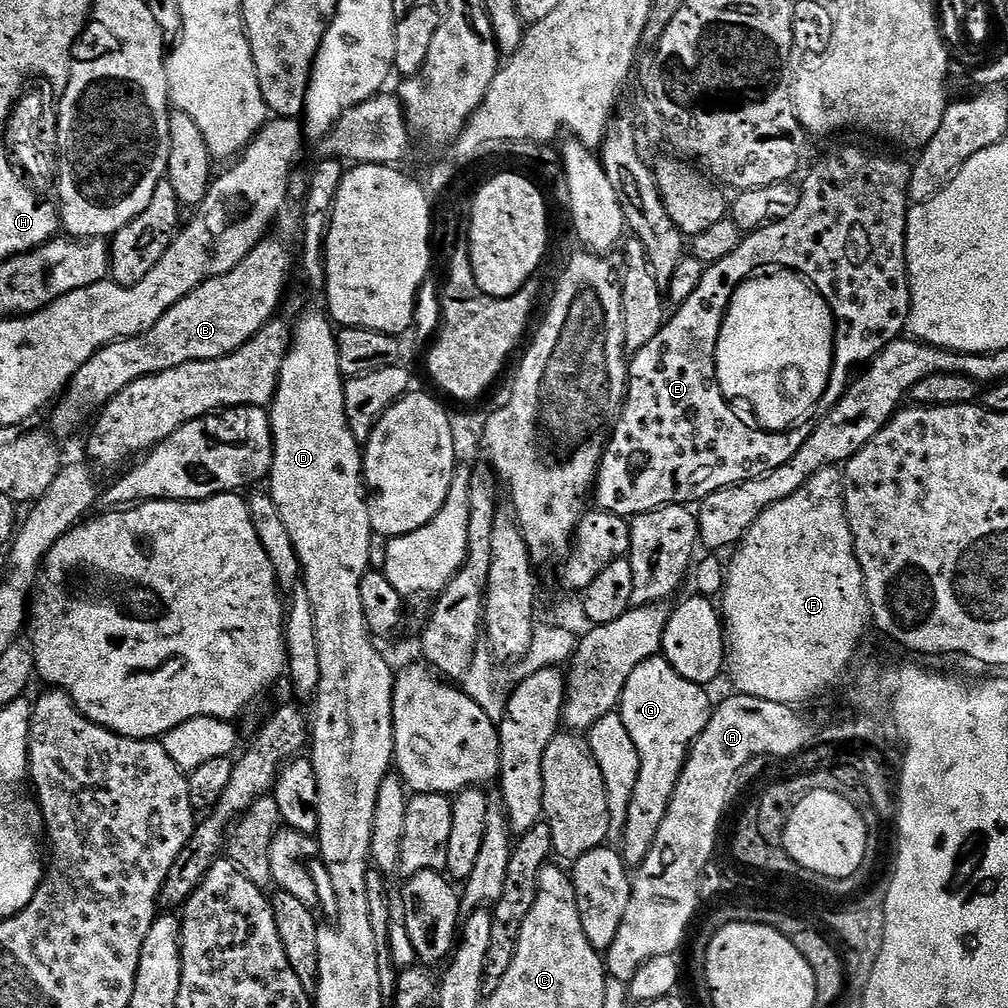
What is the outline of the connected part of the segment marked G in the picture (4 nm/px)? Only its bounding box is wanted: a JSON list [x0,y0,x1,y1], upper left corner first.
[618,656,713,869]

